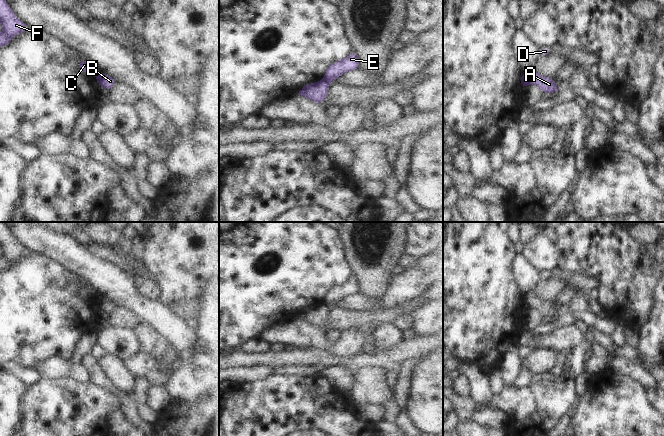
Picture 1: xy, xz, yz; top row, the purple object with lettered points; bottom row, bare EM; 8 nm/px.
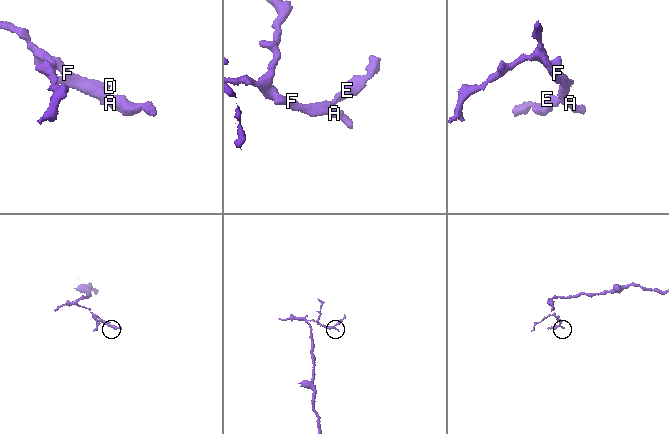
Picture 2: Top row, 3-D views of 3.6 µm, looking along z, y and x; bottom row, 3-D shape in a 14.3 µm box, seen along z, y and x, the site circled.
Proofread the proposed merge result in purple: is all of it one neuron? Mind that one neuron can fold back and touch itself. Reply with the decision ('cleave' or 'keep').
cleave

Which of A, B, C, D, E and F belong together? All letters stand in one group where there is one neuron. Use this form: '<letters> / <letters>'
A C D F / B E

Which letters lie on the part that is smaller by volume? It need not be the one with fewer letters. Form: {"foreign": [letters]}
{"foreign": ["B", "E"]}

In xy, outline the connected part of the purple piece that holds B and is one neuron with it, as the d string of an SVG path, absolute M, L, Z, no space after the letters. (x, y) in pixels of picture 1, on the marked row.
M101 73L101 76L98 80L99 86L108 91L111 91L115 82L116 82L116 80L113 77L110 77L109 75L107 75L105 73Z

